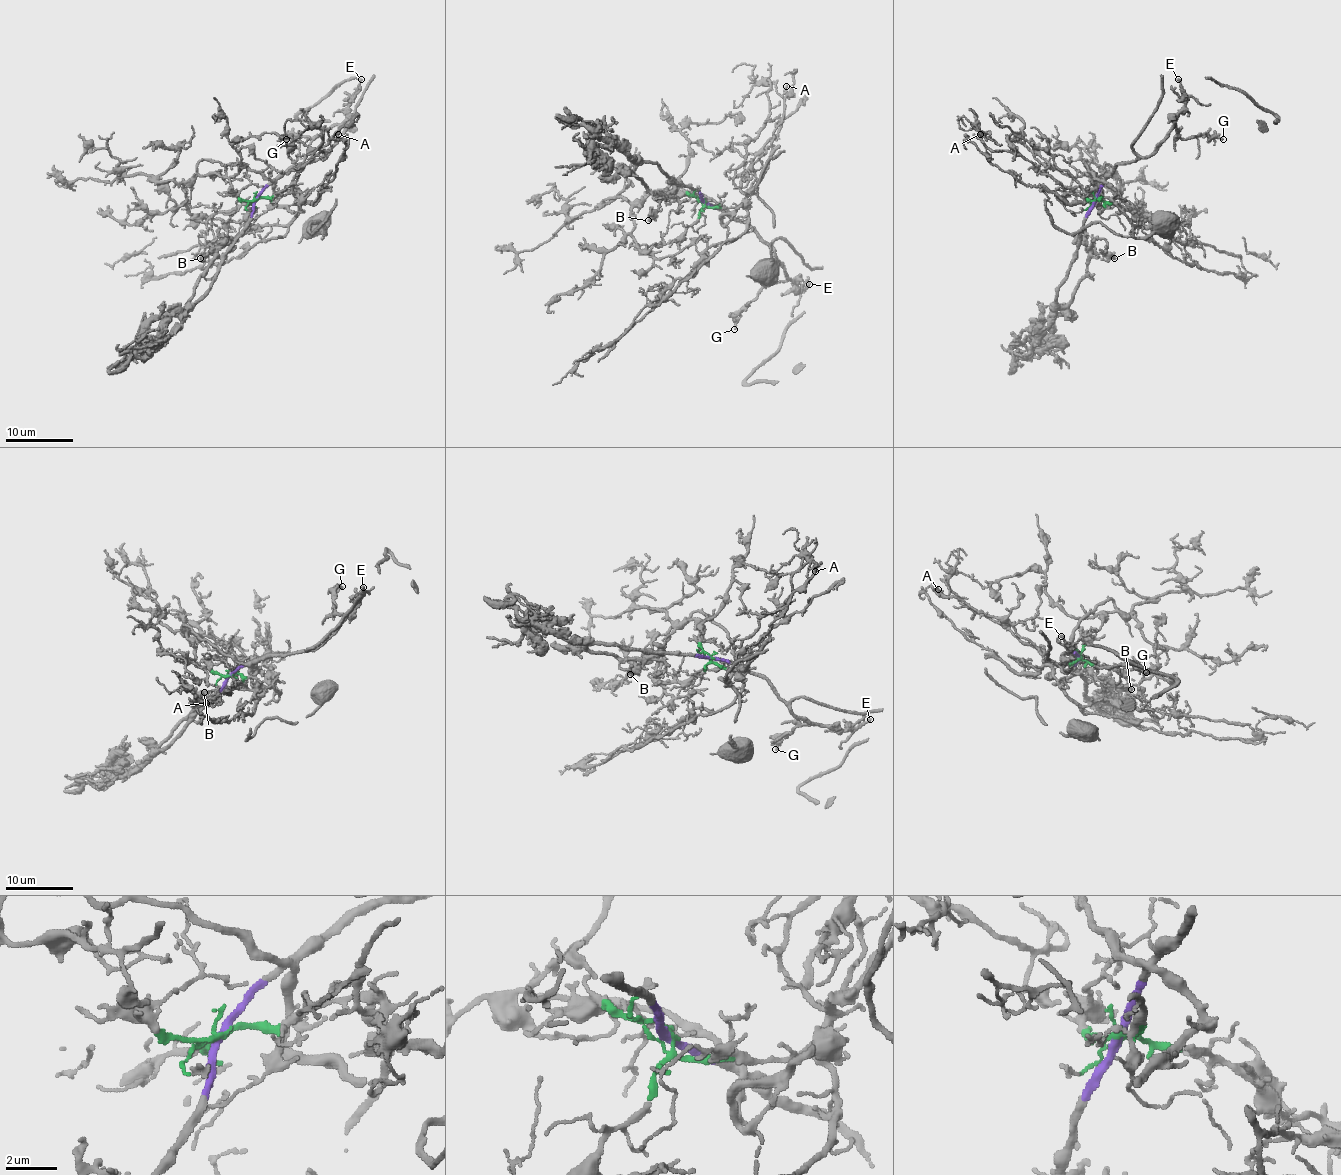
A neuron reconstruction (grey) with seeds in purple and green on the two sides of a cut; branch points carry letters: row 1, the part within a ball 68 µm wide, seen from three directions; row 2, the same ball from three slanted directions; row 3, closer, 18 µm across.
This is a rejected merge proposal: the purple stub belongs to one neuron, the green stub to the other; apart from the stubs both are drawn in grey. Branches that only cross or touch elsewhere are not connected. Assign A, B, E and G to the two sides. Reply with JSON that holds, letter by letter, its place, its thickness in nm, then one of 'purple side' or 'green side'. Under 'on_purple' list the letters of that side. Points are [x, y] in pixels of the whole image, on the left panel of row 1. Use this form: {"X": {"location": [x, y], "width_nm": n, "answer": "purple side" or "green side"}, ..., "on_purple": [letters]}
{"A": {"location": [338, 134], "width_nm": 130, "answer": "green side"}, "B": {"location": [200, 258], "width_nm": 360, "answer": "purple side"}, "E": {"location": [361, 79], "width_nm": 170, "answer": "purple side"}, "G": {"location": [286, 139], "width_nm": 110, "answer": "purple side"}, "on_purple": ["B", "E", "G"]}

